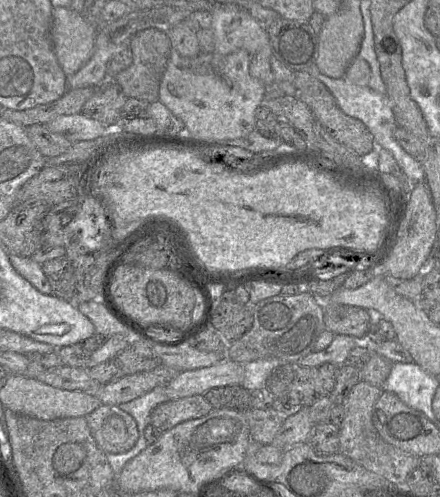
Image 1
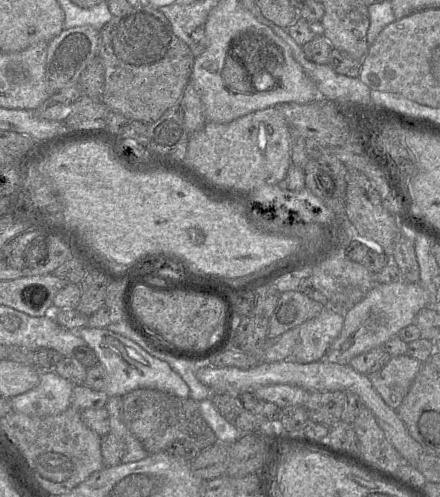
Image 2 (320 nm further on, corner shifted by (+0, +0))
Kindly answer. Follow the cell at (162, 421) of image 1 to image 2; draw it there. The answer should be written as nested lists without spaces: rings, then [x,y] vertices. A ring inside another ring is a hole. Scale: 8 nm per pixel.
[[[136,389],[121,396],[123,423],[149,454],[164,451],[175,441],[187,441],[199,450],[216,444],[217,437],[203,418],[199,402],[155,389]]]

